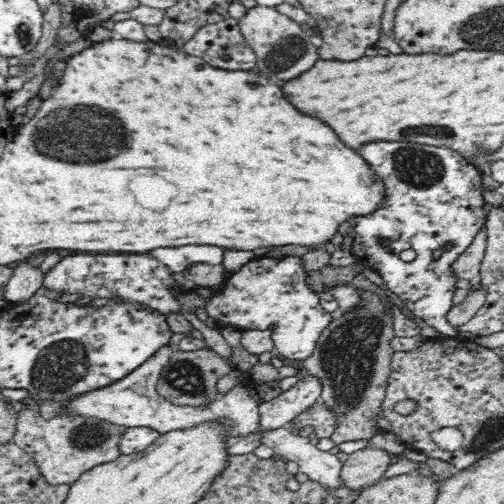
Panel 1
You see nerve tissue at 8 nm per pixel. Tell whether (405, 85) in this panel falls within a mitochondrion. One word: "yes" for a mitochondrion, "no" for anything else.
no

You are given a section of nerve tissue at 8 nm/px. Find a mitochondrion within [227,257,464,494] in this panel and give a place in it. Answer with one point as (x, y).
(349, 358)

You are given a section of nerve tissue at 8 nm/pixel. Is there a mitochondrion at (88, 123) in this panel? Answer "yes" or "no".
yes

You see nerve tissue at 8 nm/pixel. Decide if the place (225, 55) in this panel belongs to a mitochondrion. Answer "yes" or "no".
no

